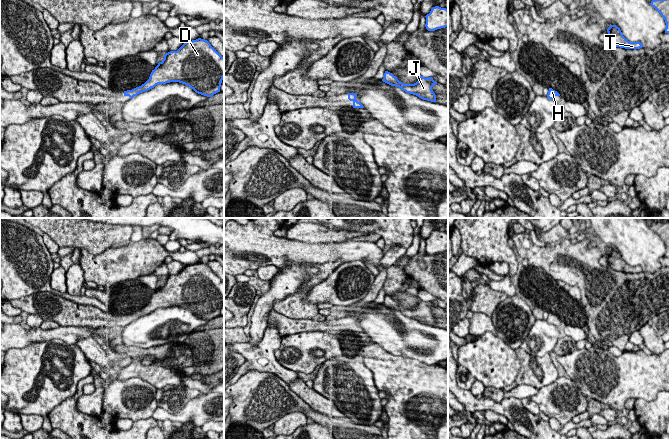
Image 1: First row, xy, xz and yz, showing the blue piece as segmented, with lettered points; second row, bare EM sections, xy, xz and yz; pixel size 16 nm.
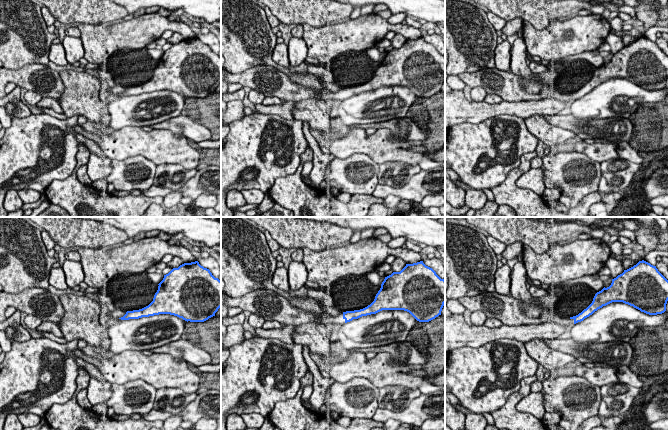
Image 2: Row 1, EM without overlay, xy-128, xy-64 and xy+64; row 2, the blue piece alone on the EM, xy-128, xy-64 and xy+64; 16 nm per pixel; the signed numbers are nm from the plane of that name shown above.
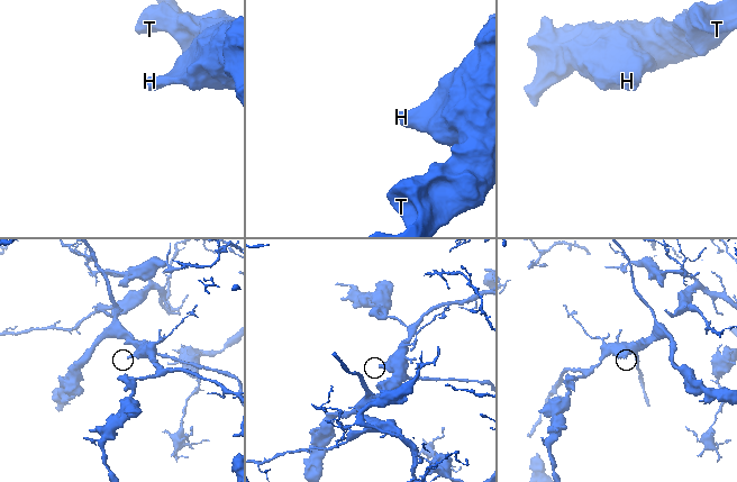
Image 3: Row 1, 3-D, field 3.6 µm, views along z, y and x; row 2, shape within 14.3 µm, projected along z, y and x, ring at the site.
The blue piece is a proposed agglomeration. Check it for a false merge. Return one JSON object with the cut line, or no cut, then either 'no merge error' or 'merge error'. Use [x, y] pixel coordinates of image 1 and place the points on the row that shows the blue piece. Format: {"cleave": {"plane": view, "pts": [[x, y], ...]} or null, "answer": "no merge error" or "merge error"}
{"cleave": null, "answer": "no merge error"}

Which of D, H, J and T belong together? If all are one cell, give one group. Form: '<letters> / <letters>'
D H J T

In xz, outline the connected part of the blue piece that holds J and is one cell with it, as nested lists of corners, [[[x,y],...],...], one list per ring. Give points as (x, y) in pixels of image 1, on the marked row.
[[[385,71],[382,81],[391,86],[399,87],[406,93],[416,95],[423,100],[436,102],[436,95],[433,92],[432,87],[437,84],[437,82],[435,82],[432,77],[425,78],[419,75],[416,83],[404,84],[400,82],[392,73]]]

